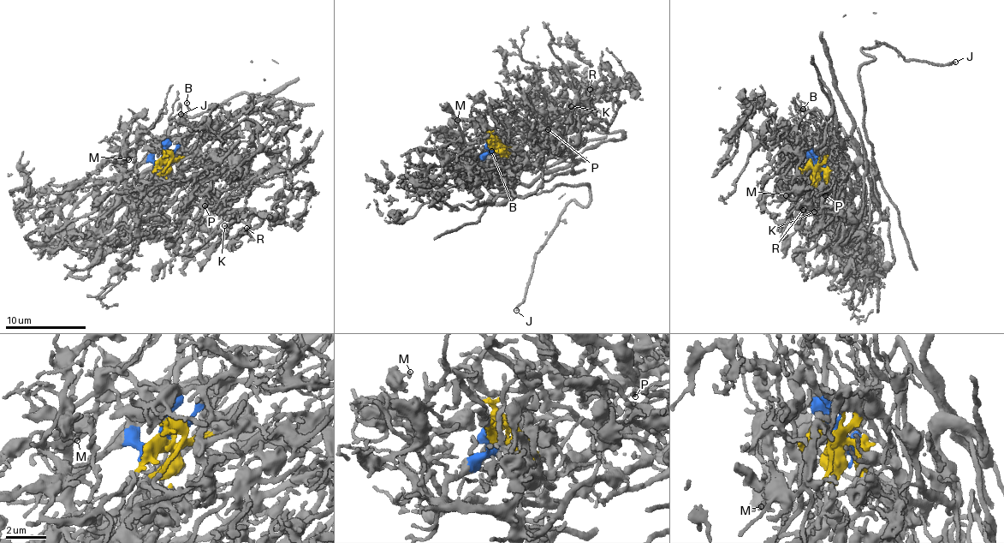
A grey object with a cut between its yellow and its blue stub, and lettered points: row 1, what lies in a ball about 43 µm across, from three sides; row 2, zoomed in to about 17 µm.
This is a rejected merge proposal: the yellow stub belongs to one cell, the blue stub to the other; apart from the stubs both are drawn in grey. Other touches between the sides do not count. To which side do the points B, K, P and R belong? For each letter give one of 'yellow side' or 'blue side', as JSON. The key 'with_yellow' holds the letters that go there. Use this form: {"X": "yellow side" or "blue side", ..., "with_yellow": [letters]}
{"B": "blue side", "K": "yellow side", "P": "yellow side", "R": "yellow side", "with_yellow": ["K", "P", "R"]}

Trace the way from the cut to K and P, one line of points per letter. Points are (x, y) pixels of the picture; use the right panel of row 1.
K: (817, 168), (791, 164), (801, 156), (790, 149), (800, 142), (824, 181), (822, 196), (807, 193), (815, 211)
P: (817, 168), (791, 164), (795, 155), (804, 181), (818, 188), (822, 212), (838, 205), (829, 213), (825, 194)

